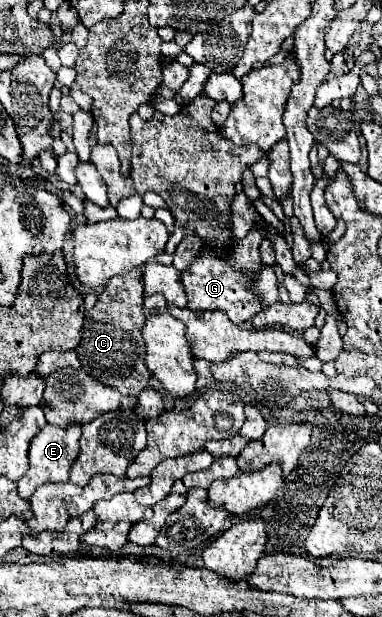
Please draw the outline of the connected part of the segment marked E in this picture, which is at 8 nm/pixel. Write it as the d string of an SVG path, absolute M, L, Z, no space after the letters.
M46 425L36 439L32 439L30 449L28 449L28 459L30 459L30 469L28 473L18 481L18 495L22 499L30 499L36 487L48 483L48 481L68 481L70 467L78 455L78 441L80 441L82 429L80 427L56 427L56 425Z

